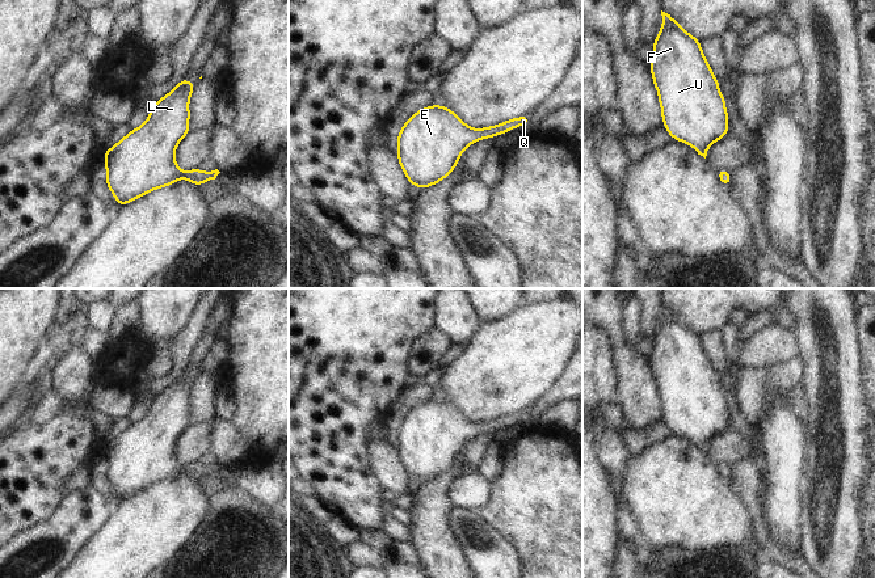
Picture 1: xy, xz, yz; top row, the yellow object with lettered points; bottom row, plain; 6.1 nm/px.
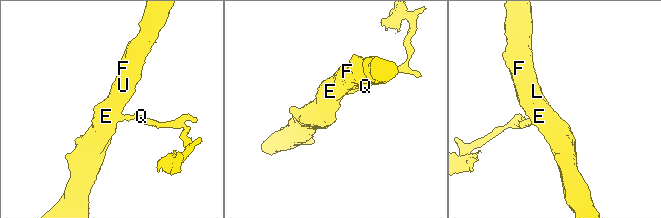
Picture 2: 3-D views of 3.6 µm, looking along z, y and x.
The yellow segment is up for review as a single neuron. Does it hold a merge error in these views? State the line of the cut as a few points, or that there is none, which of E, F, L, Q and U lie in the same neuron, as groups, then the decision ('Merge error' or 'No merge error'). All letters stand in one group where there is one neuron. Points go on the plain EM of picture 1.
No split. Groups: E F L Q U. No merge error.

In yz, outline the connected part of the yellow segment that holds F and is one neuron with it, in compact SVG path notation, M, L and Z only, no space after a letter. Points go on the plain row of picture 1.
M661 304L662 318L652 338L649 356L653 379L659 387L662 418L669 430L693 440L706 452L707 443L728 429L729 410L725 393L701 341L701 334L687 326L668 307Z

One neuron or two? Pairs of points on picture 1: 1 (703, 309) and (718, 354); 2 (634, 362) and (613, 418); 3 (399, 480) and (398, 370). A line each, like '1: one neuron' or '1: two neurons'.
1: two neurons
2: two neurons
3: two neurons

